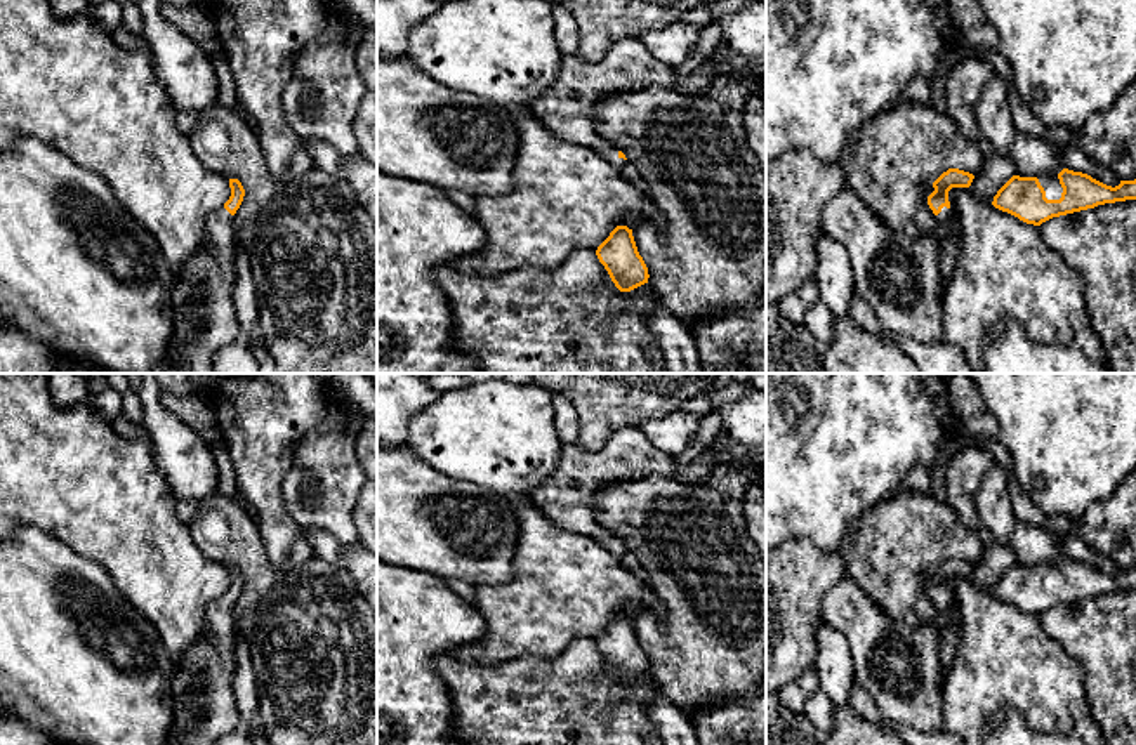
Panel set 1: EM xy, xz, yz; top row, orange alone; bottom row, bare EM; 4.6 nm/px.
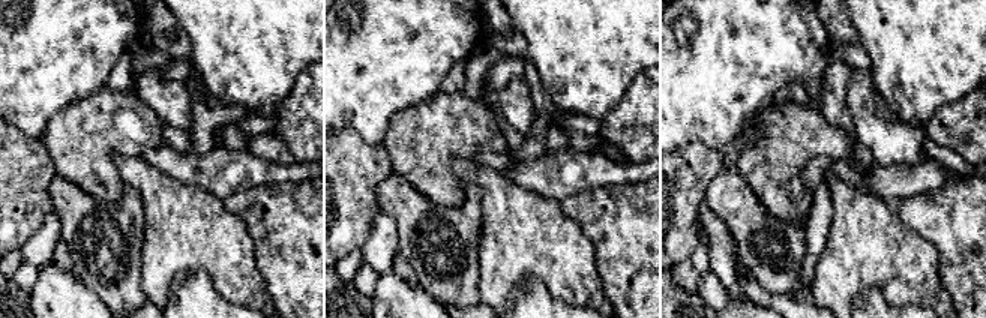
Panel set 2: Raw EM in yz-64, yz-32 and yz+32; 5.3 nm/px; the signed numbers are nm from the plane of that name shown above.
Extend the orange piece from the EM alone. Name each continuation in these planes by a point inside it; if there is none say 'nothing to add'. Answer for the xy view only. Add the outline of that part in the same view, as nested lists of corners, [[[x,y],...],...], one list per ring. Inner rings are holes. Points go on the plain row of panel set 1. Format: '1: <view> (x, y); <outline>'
1: xy (205, 709); [[[221,596],[207,608],[203,634],[174,663],[174,722],[167,745],[214,745],[241,726],[234,674],[233,604]]]

